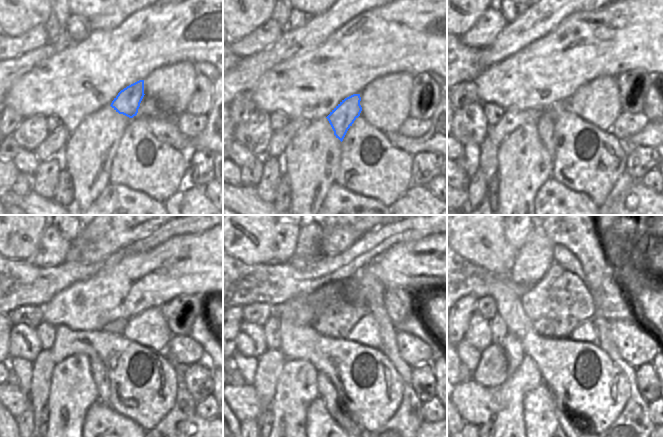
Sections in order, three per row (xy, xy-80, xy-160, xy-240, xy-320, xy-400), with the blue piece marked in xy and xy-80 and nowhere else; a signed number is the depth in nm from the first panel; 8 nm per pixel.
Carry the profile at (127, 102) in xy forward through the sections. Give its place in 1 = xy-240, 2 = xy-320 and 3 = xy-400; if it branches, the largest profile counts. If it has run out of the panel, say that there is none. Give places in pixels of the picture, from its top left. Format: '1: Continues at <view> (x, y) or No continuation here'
1: Continues at xy-240 (99, 373)
2: Continues at xy-320 (326, 391)
3: Continues at xy-400 (563, 418).

